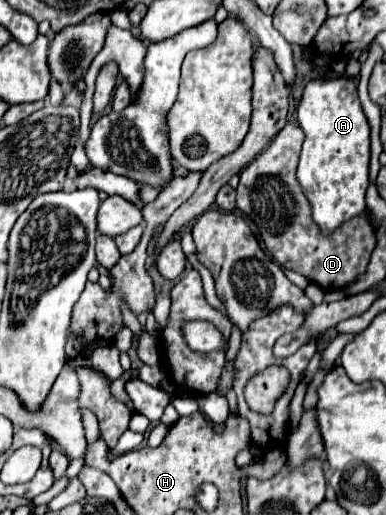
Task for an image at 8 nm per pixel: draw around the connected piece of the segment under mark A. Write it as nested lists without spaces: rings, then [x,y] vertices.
[[[332,78],[332,80],[310,80],[310,84],[304,88],[302,102],[298,106],[298,122],[300,128],[306,134],[306,140],[302,144],[300,164],[296,170],[298,184],[302,192],[306,192],[306,198],[312,206],[312,220],[318,224],[322,234],[332,234],[340,224],[346,220],[362,214],[366,210],[364,196],[368,188],[368,162],[370,162],[370,126],[362,112],[356,84],[346,78]]]

